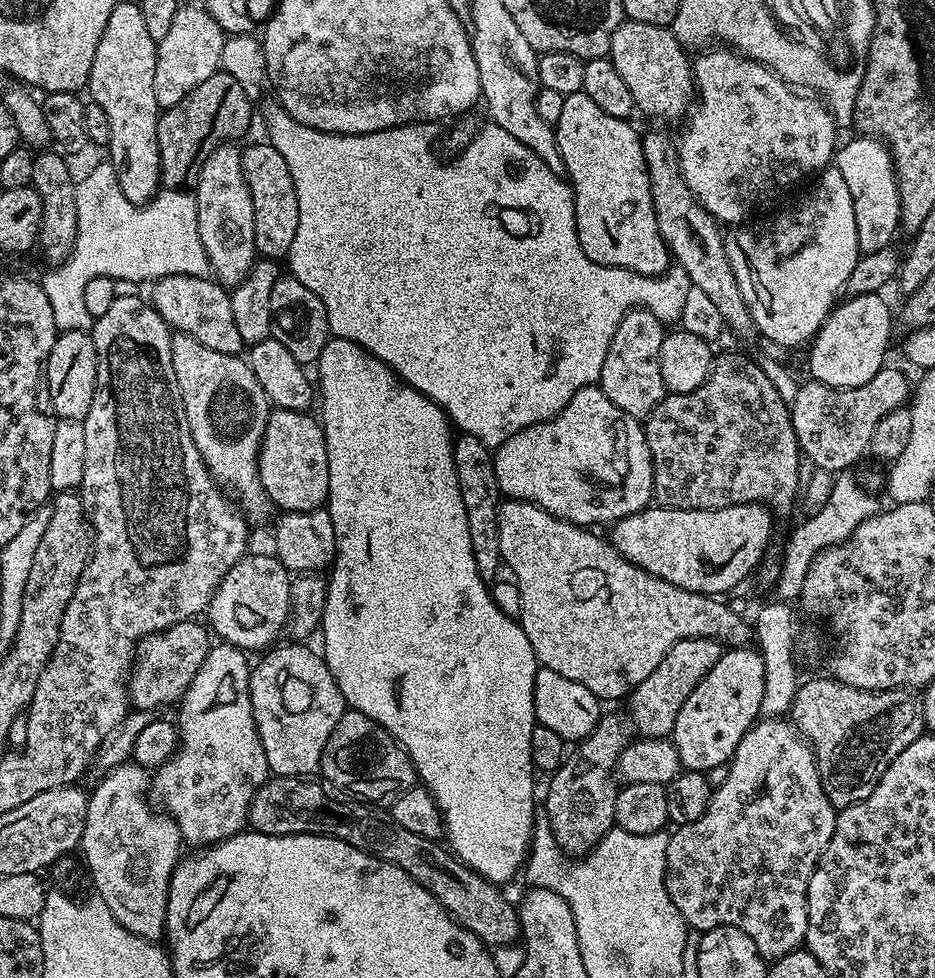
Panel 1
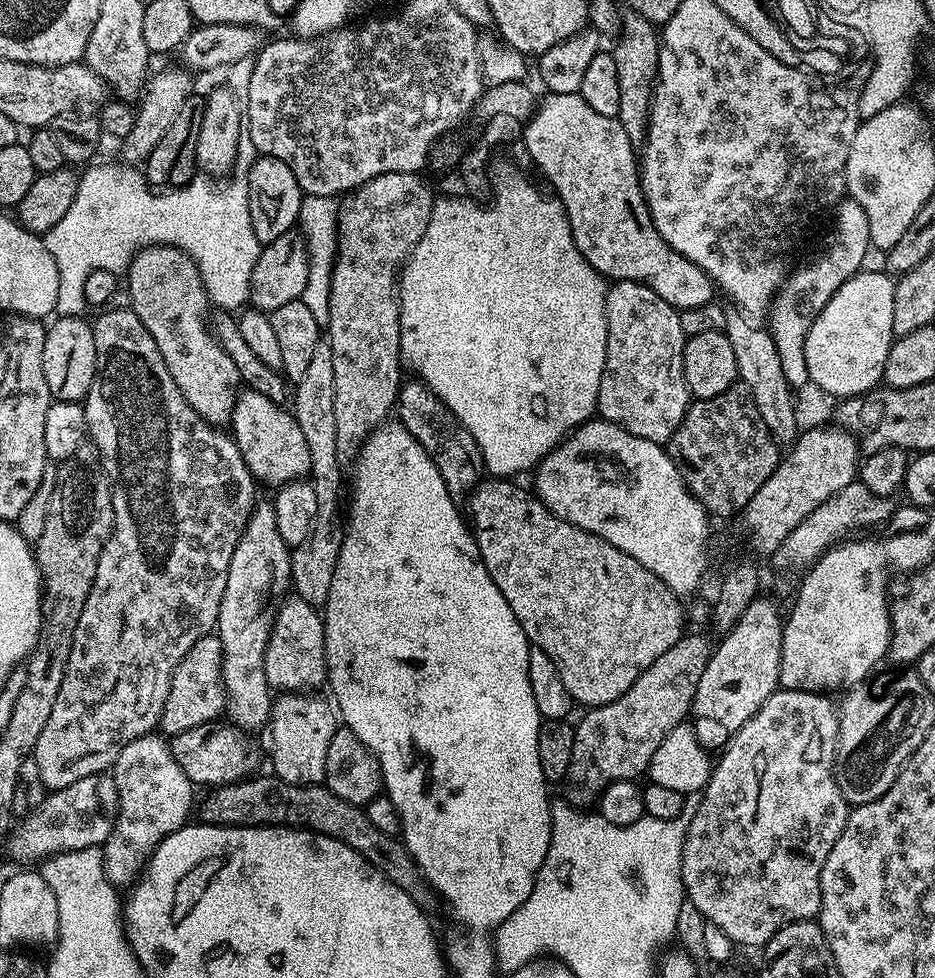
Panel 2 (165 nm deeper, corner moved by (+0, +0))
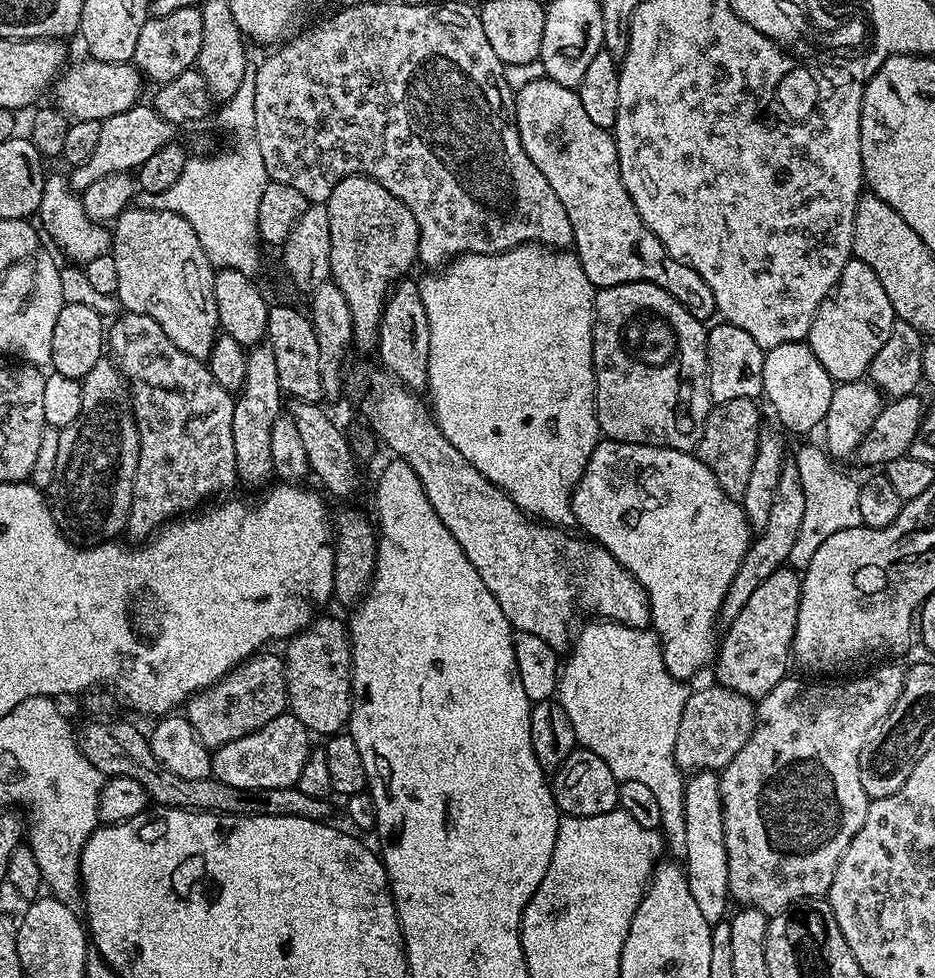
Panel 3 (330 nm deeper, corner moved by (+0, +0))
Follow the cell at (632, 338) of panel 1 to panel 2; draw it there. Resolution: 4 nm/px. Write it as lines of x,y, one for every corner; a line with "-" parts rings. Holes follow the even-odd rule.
617,280
605,291
604,313
608,337
606,338
606,366
598,386
596,410
601,420
609,420
622,430
638,438
646,438
661,446
667,445
690,405
690,393
684,373
684,341
686,335
680,321
680,312
666,298
654,294
650,286

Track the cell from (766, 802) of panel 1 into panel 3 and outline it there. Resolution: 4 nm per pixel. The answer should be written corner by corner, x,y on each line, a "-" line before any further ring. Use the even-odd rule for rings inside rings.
892,662
887,666
877,667
867,673
867,675
869,674
868,680
852,680
849,684
832,684
836,682
807,684
804,680
785,678
778,682
778,686
774,686
774,690
770,690
765,696
759,697
754,708
754,716
759,723
753,727
747,742
742,746
742,750
738,750
738,754
734,754
731,762
719,773
721,810
724,816
725,850
728,855
728,890
731,899
740,903
738,905
756,909
771,918
779,912
788,911
792,905
799,904
801,900
827,897
830,886
834,882
834,870
838,870
838,862
842,858
846,846
850,846
854,834
858,834
858,830
862,830
862,822
866,822
866,810
870,798
866,794
866,790
862,790
860,751
872,727
891,710
894,702
898,702
898,694
902,694
905,669
903,667
899,668
896,664
899,663

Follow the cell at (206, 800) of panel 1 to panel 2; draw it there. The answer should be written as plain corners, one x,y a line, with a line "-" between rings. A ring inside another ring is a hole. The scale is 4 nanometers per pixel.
266,498
266,500
253,503
252,512
248,515
248,521
244,527
244,533
242,538
238,542
238,546
234,550
234,558
230,558
230,570
226,574
226,590
222,594
222,602
220,603
220,613
216,619
215,631
218,633
220,641
222,642
222,650
224,651
224,687
228,691
230,716
232,712
231,723
233,725
239,726
241,729
249,730
248,728
260,728
269,723
270,717
272,715
272,709
274,707
274,692
273,689
268,687
266,682
266,666
264,665
264,659
266,658
266,646
270,642
272,637
272,627
276,621
276,613
278,611
278,599
284,598
289,595
290,585
292,582
292,557
290,555
290,545
282,538
282,534
278,534
278,518
276,517
276,511
272,505
272,500

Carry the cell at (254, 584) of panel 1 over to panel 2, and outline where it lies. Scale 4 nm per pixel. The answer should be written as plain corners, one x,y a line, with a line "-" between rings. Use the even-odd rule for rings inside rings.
288,598
279,605
272,637
266,646
266,682
280,694
300,694
303,688
324,688
328,679
324,617
313,605
299,598

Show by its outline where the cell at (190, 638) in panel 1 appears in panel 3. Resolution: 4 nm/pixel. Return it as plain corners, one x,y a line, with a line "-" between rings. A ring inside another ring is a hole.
253,654
208,687
192,693
186,701
186,718
196,731
197,740
215,750
226,742
234,742
246,734
285,715
288,708
288,691
284,678
284,661
277,656

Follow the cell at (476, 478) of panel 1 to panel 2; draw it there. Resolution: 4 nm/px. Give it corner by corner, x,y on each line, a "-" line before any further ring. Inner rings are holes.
405,379
401,383
400,395
396,398
394,409
395,415
397,417
400,415
398,423
416,439
418,446
422,446
422,450
426,450
426,454
430,454
434,466
438,466
438,474
442,474
449,489
457,493
458,491
467,493
470,486
480,483
482,473
485,471
478,442
474,442
470,430
466,430
466,426
458,422
455,414
428,389
428,385
422,379
413,379

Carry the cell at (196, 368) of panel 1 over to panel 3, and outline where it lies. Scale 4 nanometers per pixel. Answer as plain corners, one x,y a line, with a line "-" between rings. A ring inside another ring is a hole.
125,210
115,221
116,232
110,236
110,255
114,258
114,266
118,266
118,290
115,299
120,300
124,312
133,312
154,318
158,326
162,326
162,334
178,346
186,354
196,360
207,361
216,344
220,319
214,294
216,272
208,255
202,250
202,242
198,242
198,234
190,222
173,212
132,212

